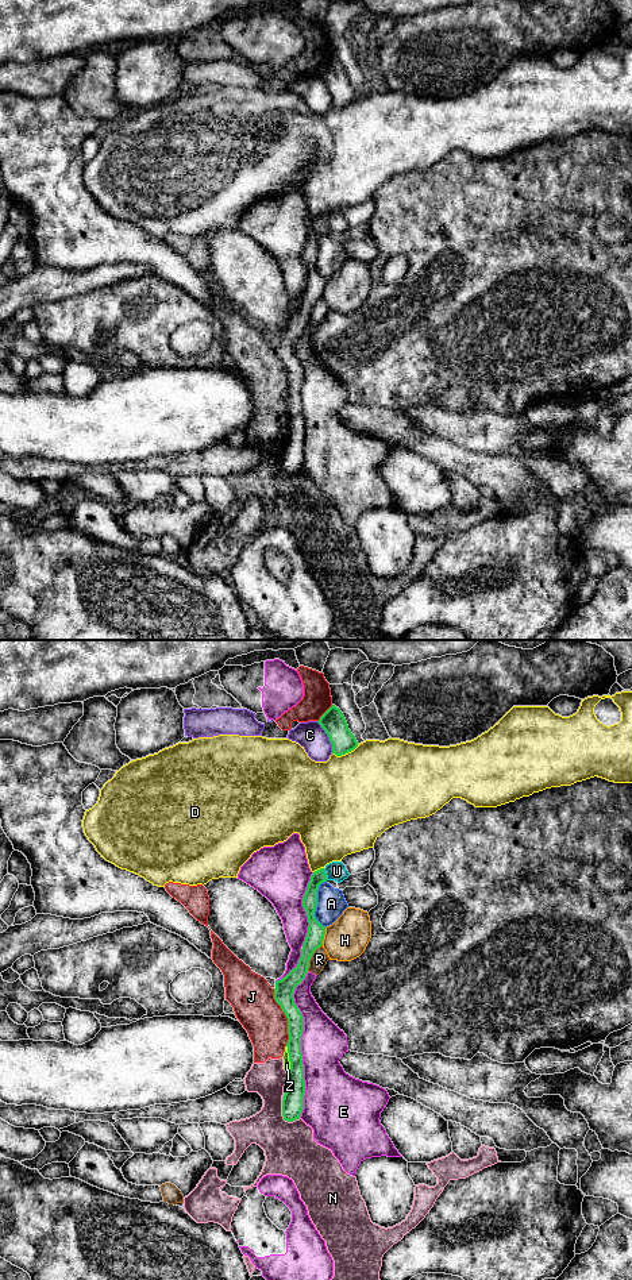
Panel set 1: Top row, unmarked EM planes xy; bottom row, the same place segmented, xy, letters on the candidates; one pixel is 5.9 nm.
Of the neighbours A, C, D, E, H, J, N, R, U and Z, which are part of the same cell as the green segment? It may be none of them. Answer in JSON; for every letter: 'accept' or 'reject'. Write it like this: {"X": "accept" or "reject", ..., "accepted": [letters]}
{"A": "reject", "C": "reject", "D": "reject", "E": "reject", "H": "reject", "J": "reject", "N": "reject", "R": "reject", "U": "reject", "Z": "reject", "accepted": []}

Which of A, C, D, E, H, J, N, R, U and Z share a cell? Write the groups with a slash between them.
A / C / D / E / H / J N Z / R / U

